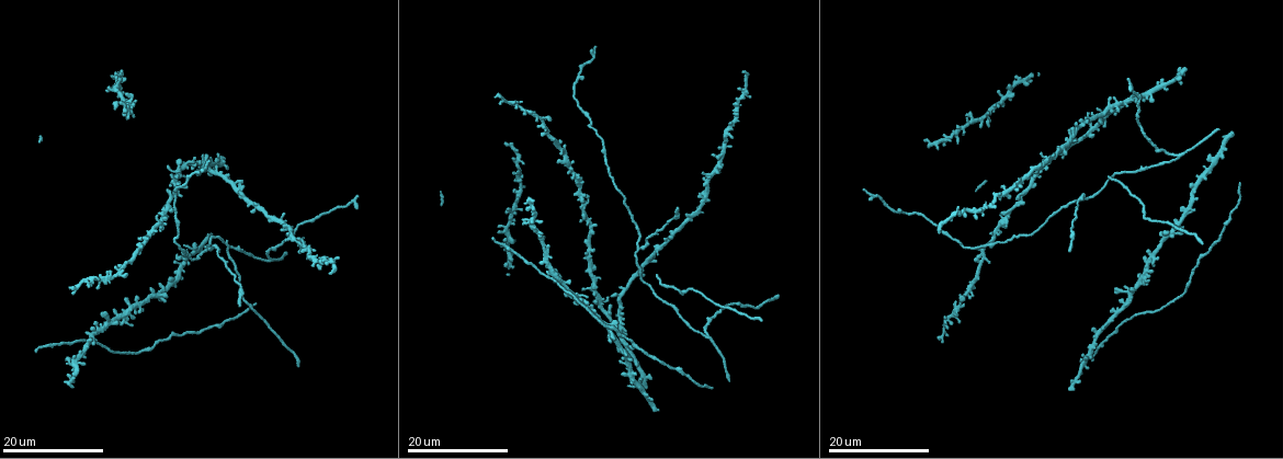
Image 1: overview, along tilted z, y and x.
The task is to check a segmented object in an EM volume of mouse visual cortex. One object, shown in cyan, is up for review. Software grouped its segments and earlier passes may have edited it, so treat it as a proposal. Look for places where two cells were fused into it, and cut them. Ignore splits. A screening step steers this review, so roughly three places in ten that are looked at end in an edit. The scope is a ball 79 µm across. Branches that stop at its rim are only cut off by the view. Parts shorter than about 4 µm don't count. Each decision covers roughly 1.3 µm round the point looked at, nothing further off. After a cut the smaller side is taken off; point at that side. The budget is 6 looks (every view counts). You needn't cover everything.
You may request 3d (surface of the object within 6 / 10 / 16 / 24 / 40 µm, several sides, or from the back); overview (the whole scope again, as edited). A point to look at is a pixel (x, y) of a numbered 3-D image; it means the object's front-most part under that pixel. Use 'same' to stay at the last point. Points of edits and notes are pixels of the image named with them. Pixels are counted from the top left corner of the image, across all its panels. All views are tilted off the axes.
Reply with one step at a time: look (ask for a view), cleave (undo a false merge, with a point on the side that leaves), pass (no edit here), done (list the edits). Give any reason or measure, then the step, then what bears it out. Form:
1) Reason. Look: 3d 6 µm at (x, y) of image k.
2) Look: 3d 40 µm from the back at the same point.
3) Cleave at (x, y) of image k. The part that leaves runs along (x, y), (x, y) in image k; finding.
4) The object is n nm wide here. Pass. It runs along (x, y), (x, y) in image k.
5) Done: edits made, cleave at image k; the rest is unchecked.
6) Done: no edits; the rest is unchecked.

Arms part here. Look: 3d 16 µm at (637, 250) of image 1.

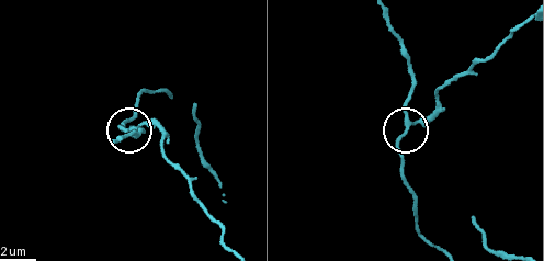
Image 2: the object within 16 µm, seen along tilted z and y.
Look: 3d 6 µm at (407, 126) of image 2.

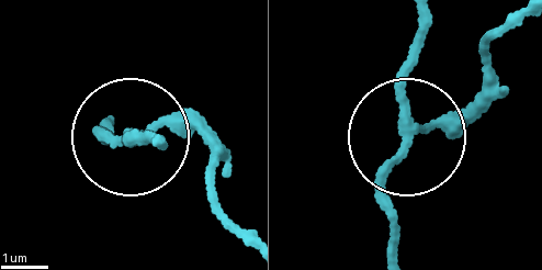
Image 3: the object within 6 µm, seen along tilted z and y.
3 arms meet here. Pass. All the same cell.

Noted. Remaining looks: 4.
A fork. Look: 3d 24 µm at (269, 258) of image 1.

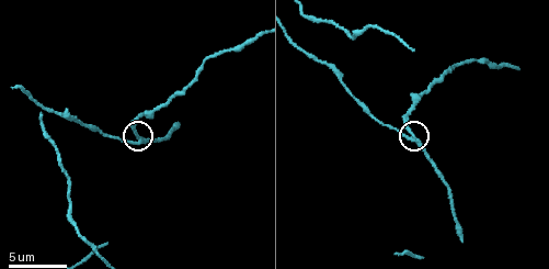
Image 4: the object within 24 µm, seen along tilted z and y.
Look: 3d 10 µm at (137, 136) of image 4.

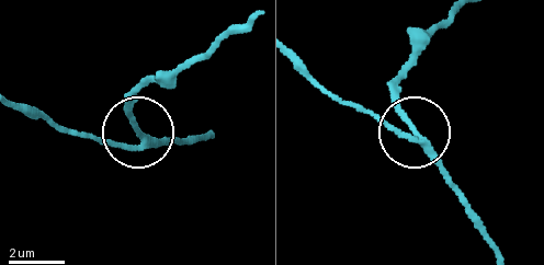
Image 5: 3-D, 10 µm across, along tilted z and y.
Look: 3d 10 µm from the back at (141, 133) of image 5.

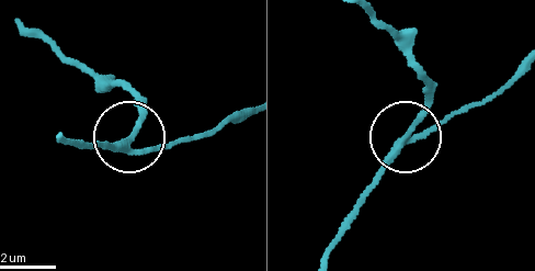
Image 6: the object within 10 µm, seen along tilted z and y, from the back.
The side arm is 28 µm long. Pass. It runs along (247, 115), (149, 148), (132, 133), (144, 103) in image 6; continuous, no second cell.

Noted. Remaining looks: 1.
Done: no edits; the rest is unchecked.

